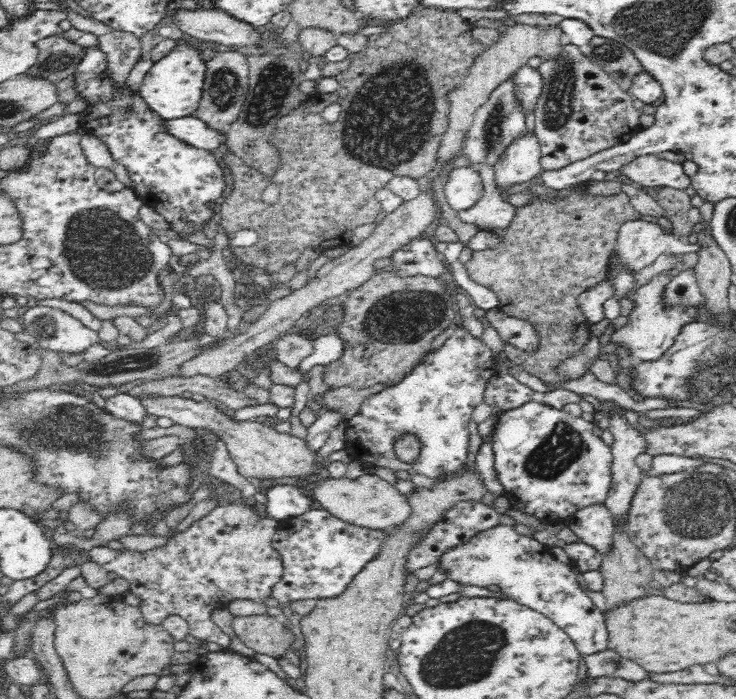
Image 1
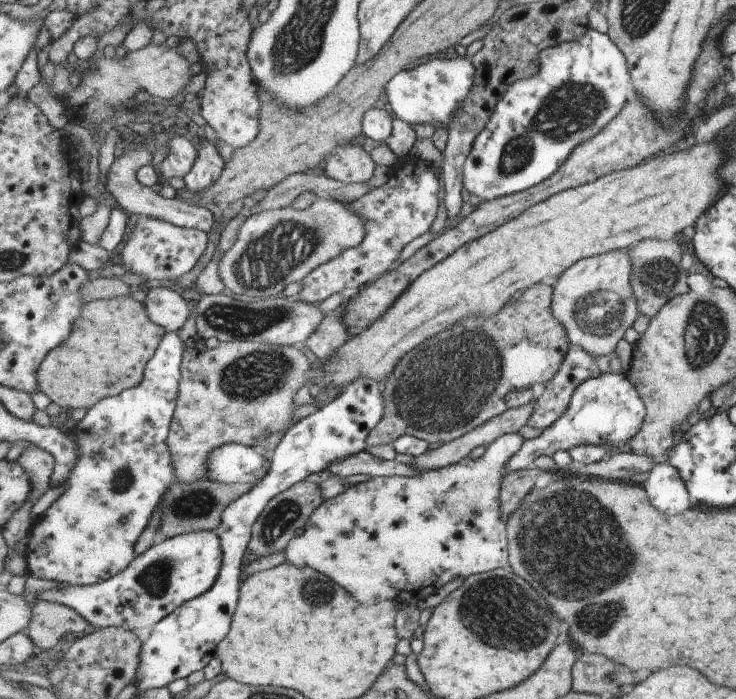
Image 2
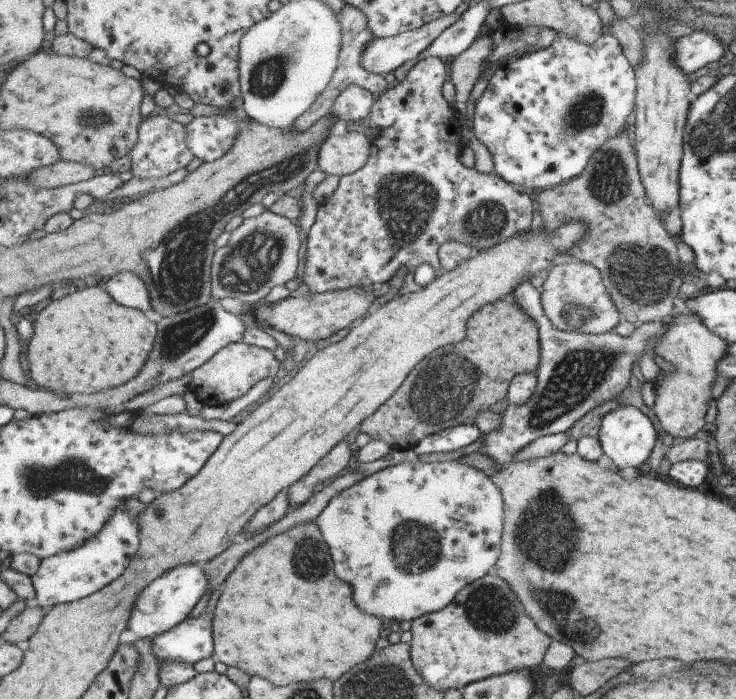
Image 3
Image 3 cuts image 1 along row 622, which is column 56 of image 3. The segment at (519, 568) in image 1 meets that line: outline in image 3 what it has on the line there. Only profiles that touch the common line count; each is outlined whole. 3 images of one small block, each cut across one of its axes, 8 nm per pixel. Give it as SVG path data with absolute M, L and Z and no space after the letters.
M135 502L135 504L138 504L138 508L135 512L135 516L129 516L129 512L125 509L125 503L116 509L114 512L114 516L107 522L107 524L104 524L104 529L94 538L85 543L83 546L80 546L79 548L76 548L72 551L67 552L60 552L59 554L56 554L55 556L43 559L41 561L41 564L37 570L37 572L33 575L32 581L34 582L34 587L36 588L36 600L35 605L45 609L50 610L51 608L56 607L57 605L62 605L65 603L70 603L73 601L81 600L82 598L91 596L92 594L95 594L98 590L101 590L102 588L105 588L110 582L113 582L115 578L119 578L123 572L126 571L126 568L130 566L131 561L137 556L138 554L138 548L141 547L141 538L139 538L139 534L141 534L141 529L138 525L137 520L137 514L139 514L139 502Z

